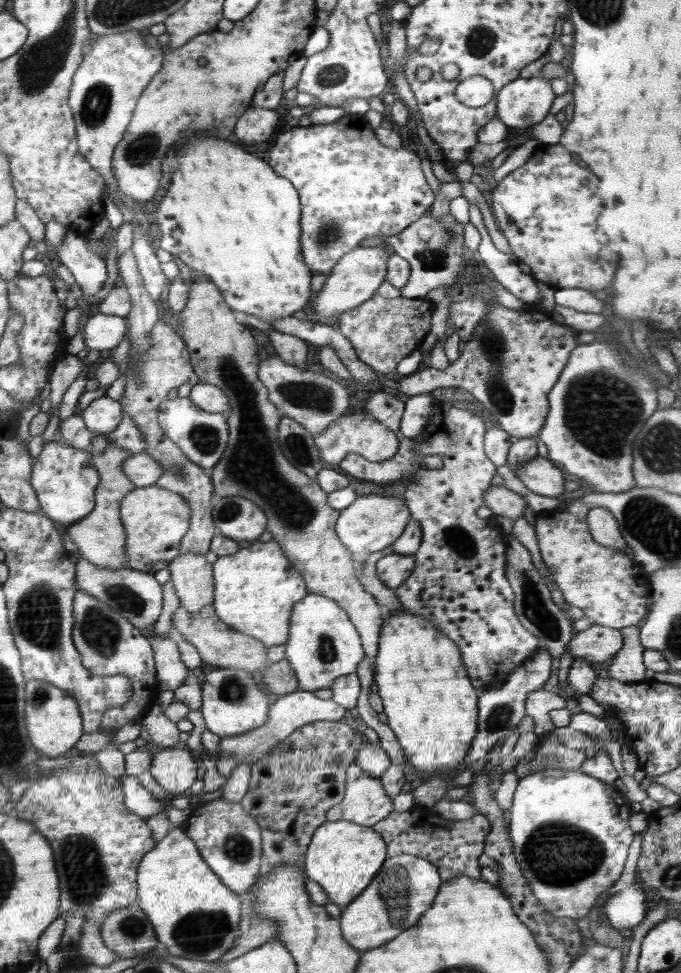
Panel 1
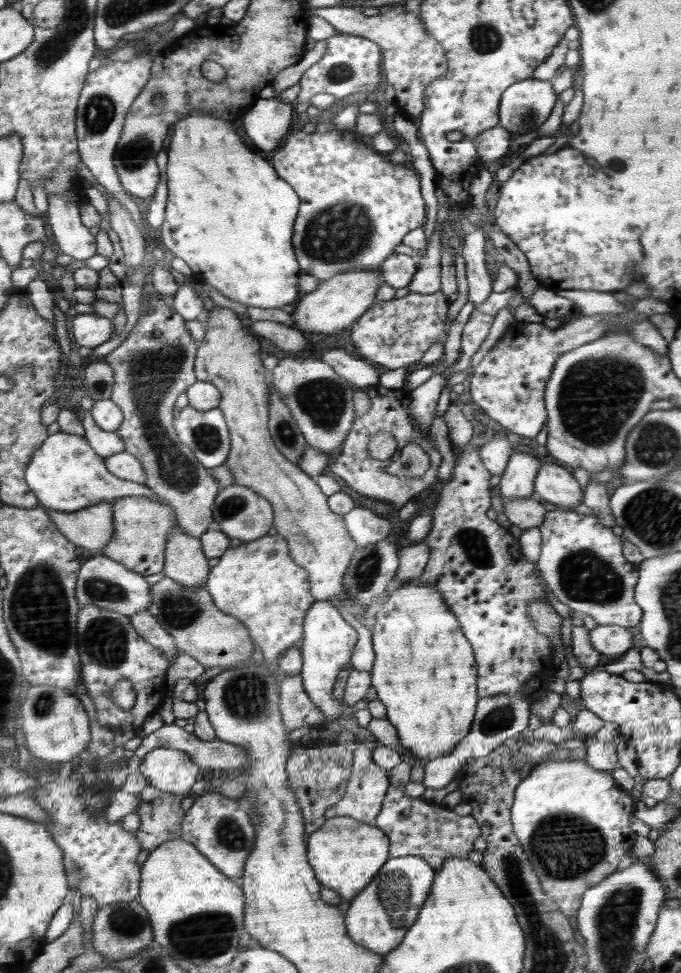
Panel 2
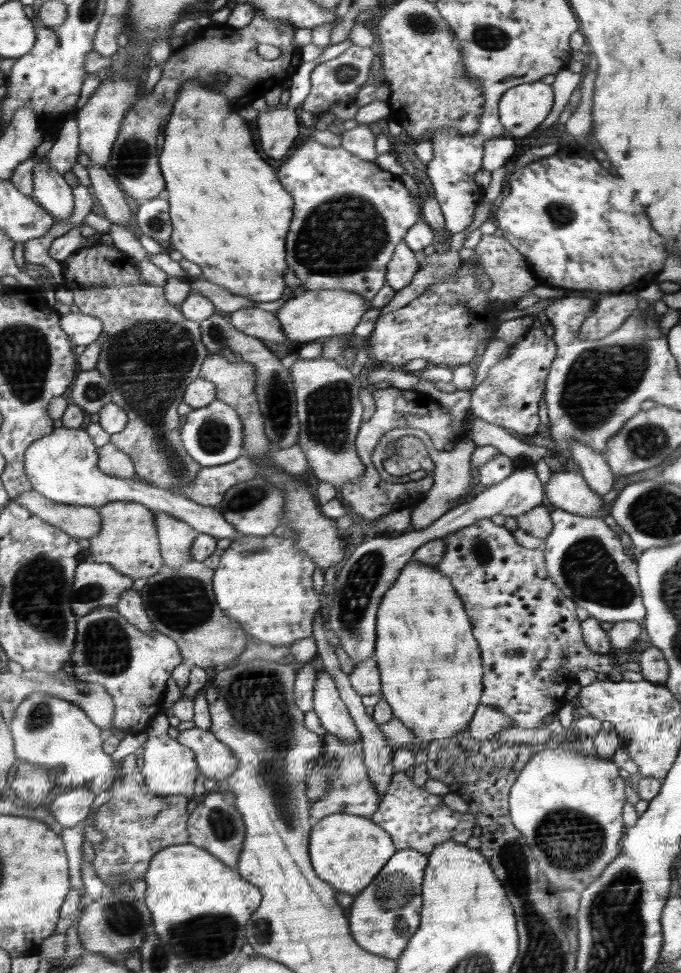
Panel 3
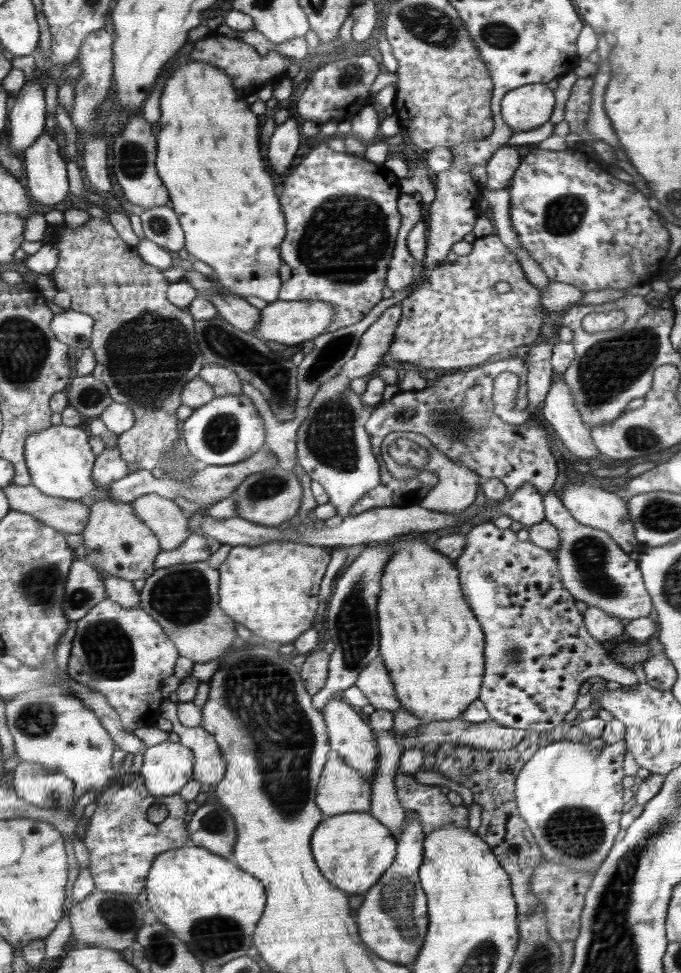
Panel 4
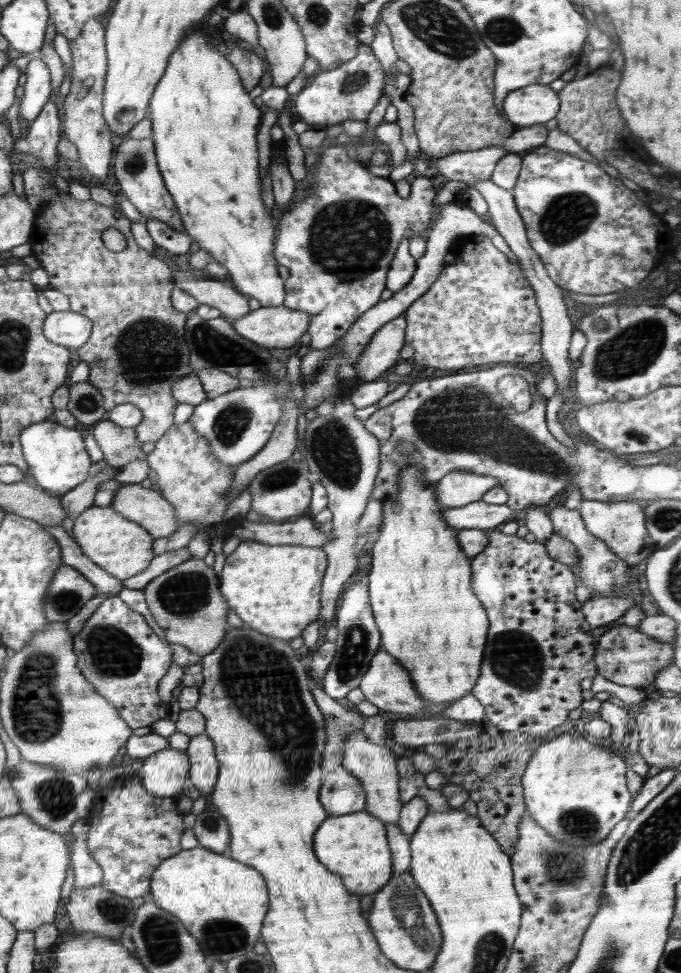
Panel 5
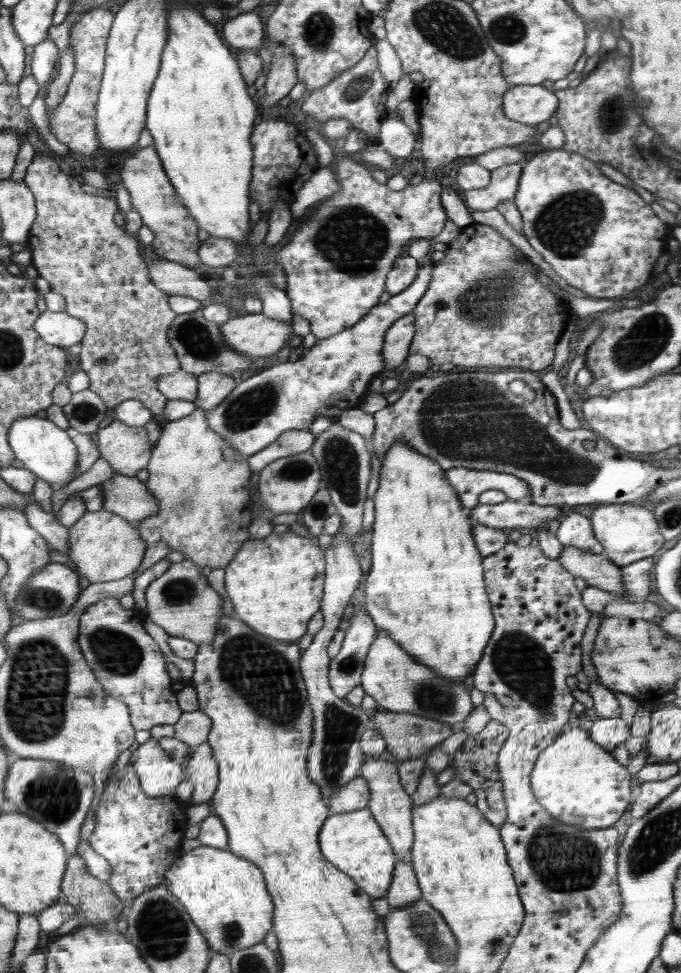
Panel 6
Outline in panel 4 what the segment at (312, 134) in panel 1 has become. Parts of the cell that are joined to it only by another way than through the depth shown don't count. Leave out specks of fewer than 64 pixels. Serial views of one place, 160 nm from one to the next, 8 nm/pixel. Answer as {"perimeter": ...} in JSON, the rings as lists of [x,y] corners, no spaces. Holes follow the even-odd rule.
{"perimeter":[[[322,144],[311,150],[299,165],[292,167],[288,175],[279,179],[280,200],[284,200],[284,212],[288,212],[288,240],[283,240],[283,263],[292,271],[279,297],[280,300],[324,300],[335,304],[338,314],[322,334],[359,323],[382,300],[386,270],[393,257],[401,217],[397,206],[399,178],[384,164],[381,167],[382,172],[372,161],[362,162],[354,155],[336,154],[336,151]]]}

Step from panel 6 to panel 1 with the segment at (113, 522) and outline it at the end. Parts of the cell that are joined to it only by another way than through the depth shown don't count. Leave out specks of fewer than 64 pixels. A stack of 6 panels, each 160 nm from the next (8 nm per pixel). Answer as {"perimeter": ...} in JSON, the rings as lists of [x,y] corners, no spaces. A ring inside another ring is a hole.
{"perimeter":[[[156,483],[144,488],[136,487],[122,500],[120,513],[127,535],[128,567],[152,575],[169,568],[172,560],[179,556],[183,536],[190,528],[191,507],[186,497],[160,488]]]}

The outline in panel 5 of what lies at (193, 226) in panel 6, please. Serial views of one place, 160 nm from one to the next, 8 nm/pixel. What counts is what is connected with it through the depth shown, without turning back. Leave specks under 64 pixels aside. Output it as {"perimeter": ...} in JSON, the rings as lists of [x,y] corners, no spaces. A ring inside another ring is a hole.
{"perimeter":[[[124,138],[116,151],[116,168],[114,174],[128,198],[145,219],[158,219],[176,230],[186,232],[183,219],[179,216],[174,197],[167,191],[166,182],[158,168],[158,157],[155,155],[155,144],[150,138],[132,140]]]}

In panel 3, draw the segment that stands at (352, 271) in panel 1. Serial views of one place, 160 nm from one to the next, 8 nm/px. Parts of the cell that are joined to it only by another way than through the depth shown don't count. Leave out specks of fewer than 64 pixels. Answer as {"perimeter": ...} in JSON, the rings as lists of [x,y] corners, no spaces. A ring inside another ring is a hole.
{"perimeter":[[[347,289],[336,290],[307,290],[297,297],[288,298],[275,315],[282,323],[285,338],[294,342],[304,344],[317,338],[328,338],[353,332],[355,326],[360,322],[362,315],[370,308],[370,301],[358,292],[348,292]]]}

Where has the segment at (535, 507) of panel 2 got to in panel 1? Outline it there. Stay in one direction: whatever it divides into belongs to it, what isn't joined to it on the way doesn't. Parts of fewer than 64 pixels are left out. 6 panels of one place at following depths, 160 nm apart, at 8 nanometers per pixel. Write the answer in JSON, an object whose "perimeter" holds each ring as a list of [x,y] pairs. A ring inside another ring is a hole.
{"perimeter":[[[500,485],[487,490],[485,505],[493,510],[495,516],[507,516],[516,521],[524,517],[527,502],[522,495]]]}

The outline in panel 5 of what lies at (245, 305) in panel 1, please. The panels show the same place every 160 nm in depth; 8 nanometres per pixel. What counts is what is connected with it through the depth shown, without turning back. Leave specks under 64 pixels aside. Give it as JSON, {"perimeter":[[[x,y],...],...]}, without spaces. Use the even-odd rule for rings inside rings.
{"perimeter":[[[196,31],[196,34],[186,36],[169,62],[167,74],[159,81],[152,96],[149,118],[155,155],[160,156],[159,169],[167,191],[174,197],[186,234],[198,242],[200,249],[209,252],[214,261],[226,266],[228,282],[239,293],[256,298],[262,307],[282,306],[287,292],[284,292],[284,279],[280,278],[277,269],[279,261],[272,258],[276,228],[272,216],[266,214],[260,196],[256,132],[262,114],[246,94],[238,70],[223,53],[210,46],[206,34]]]}

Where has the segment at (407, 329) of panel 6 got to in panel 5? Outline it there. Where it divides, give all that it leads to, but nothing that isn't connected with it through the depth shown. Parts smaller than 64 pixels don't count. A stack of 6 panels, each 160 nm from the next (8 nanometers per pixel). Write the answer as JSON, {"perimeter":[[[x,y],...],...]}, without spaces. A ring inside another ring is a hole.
{"perimeter":[[[397,316],[375,332],[371,343],[355,362],[357,378],[370,382],[380,378],[390,366],[396,364],[396,358],[404,346],[404,330],[407,317]]]}

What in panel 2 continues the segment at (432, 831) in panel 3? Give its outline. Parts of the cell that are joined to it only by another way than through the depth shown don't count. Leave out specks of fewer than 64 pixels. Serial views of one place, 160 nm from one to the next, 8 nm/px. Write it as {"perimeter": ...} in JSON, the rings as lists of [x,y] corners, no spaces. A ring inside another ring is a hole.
{"perimeter":[[[390,782],[382,808],[372,824],[382,829],[390,838],[392,858],[406,855],[421,856],[435,867],[436,872],[442,870],[448,859],[466,858],[472,850],[474,840],[482,834],[482,826],[475,817],[458,816],[453,810],[429,802],[423,797],[409,797],[405,787],[391,785]]]}

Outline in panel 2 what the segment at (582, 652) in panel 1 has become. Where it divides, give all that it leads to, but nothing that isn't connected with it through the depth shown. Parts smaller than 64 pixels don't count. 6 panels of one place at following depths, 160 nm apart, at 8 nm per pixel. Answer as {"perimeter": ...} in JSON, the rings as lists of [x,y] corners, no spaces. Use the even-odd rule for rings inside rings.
{"perimeter":[[[597,625],[589,631],[592,646],[600,654],[606,656],[624,655],[633,647],[634,629],[622,628],[618,625]]]}

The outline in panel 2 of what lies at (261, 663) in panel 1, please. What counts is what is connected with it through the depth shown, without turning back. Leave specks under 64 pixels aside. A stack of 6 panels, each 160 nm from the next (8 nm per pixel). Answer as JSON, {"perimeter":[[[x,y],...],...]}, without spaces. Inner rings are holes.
{"perimeter":[[[164,576],[152,587],[152,592],[149,612],[175,638],[174,642],[180,653],[189,654],[206,669],[212,666],[231,668],[250,658],[254,644],[248,636],[248,628],[234,616],[218,609],[205,587],[190,590]]]}

